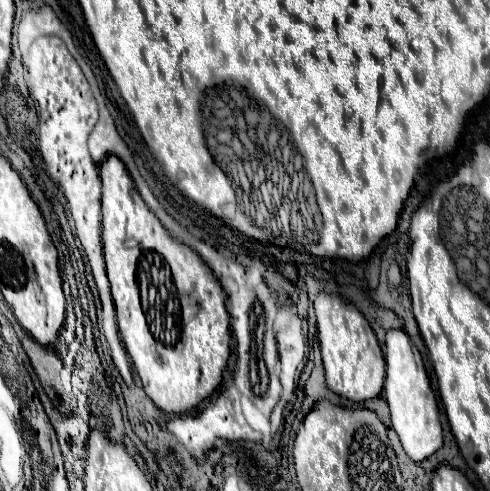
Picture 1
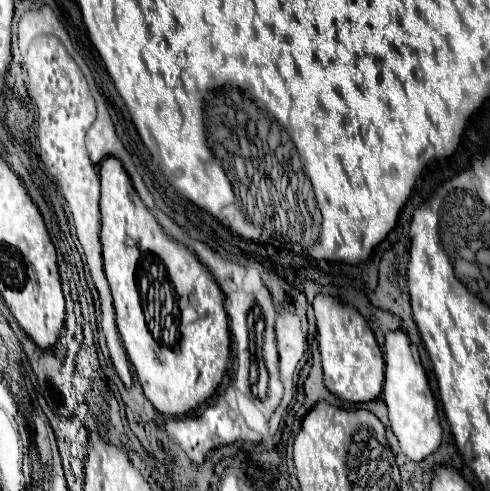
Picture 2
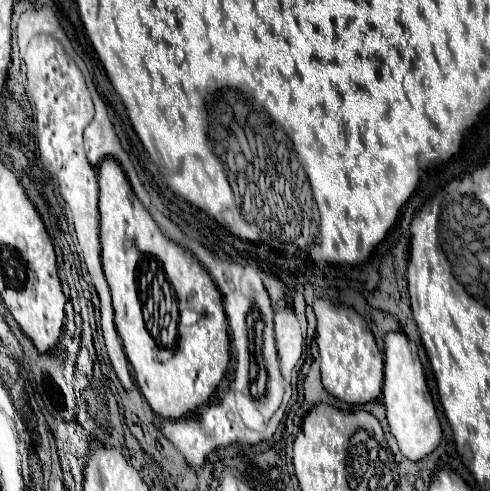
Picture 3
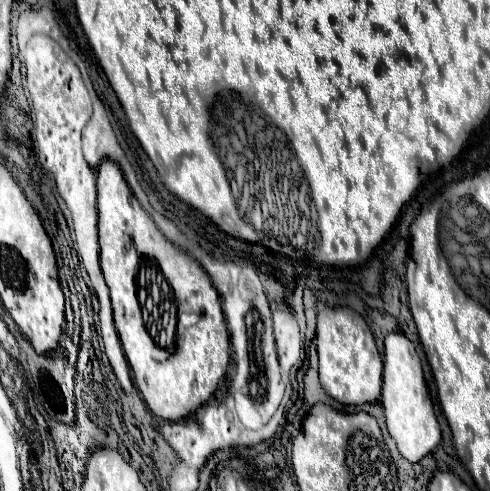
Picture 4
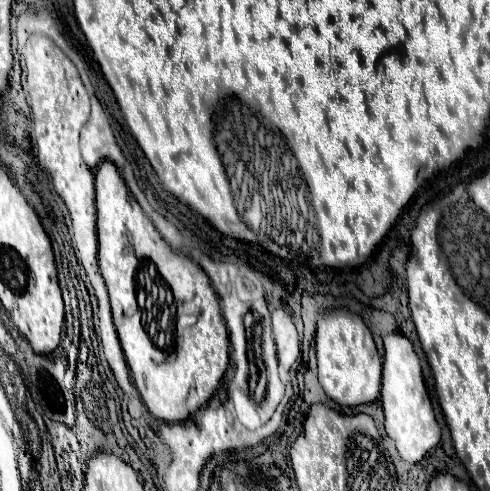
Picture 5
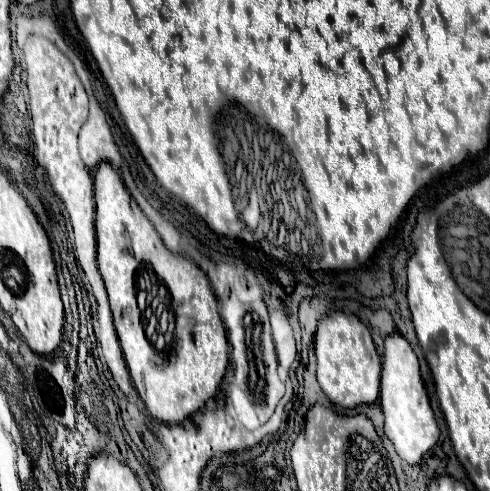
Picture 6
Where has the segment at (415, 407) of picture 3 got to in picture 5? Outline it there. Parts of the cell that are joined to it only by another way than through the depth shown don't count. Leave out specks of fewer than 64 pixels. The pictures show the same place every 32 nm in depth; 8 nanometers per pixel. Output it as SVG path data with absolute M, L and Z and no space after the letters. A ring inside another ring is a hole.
M392 332L384 338L384 370L382 370L382 408L386 416L386 432L396 442L396 450L400 456L416 464L420 462L428 450L432 450L440 442L440 426L434 418L432 402L428 398L420 360L412 348L412 342L398 332Z

